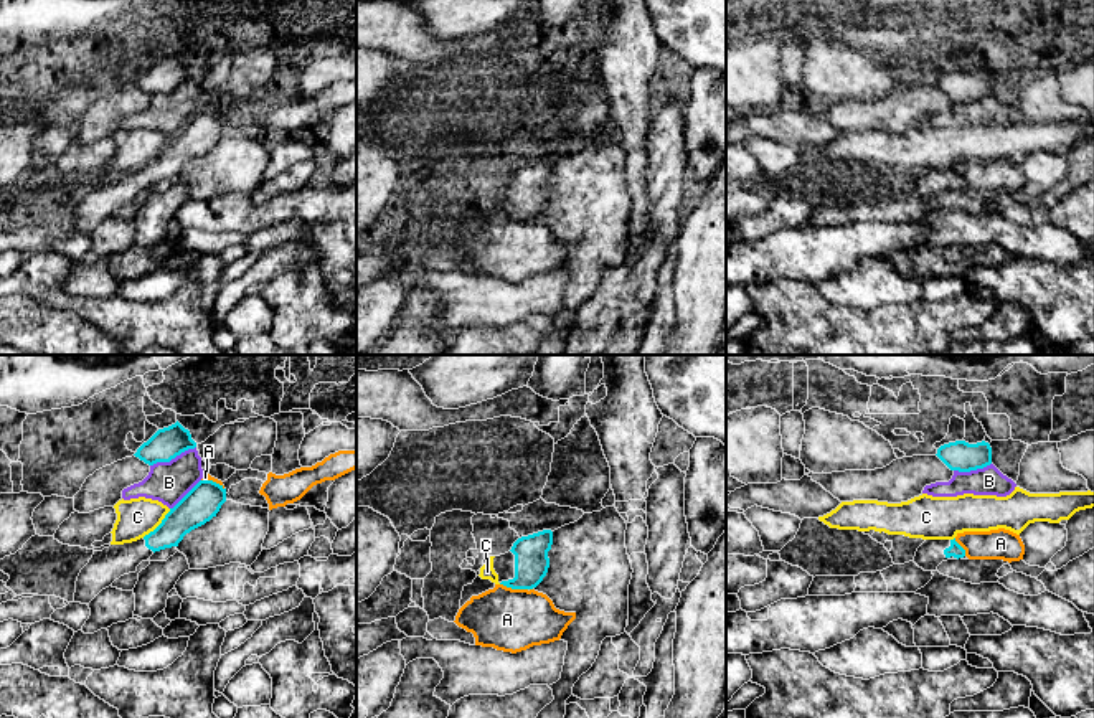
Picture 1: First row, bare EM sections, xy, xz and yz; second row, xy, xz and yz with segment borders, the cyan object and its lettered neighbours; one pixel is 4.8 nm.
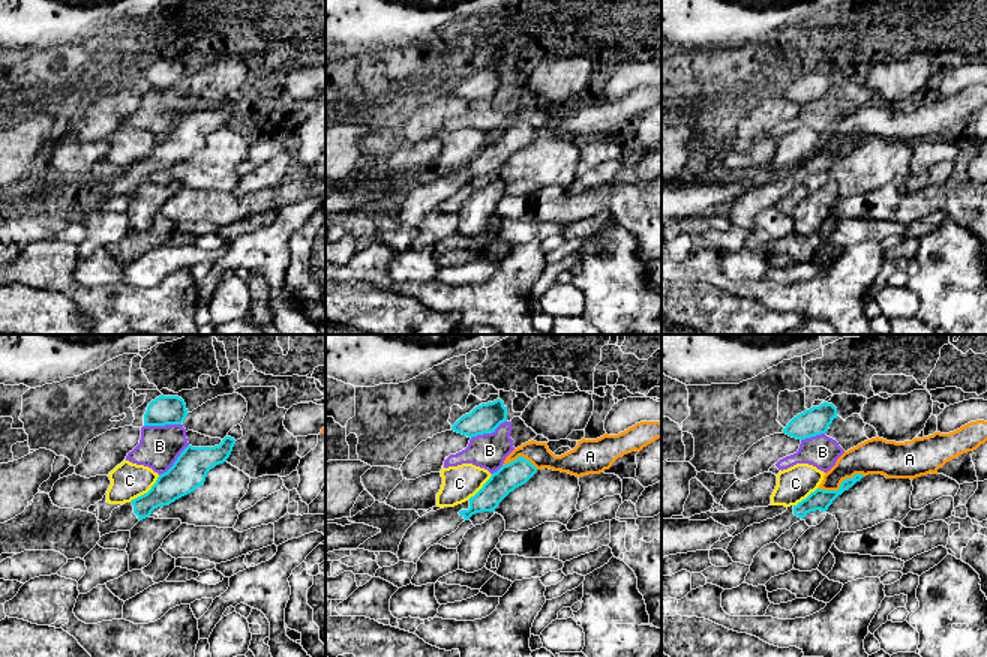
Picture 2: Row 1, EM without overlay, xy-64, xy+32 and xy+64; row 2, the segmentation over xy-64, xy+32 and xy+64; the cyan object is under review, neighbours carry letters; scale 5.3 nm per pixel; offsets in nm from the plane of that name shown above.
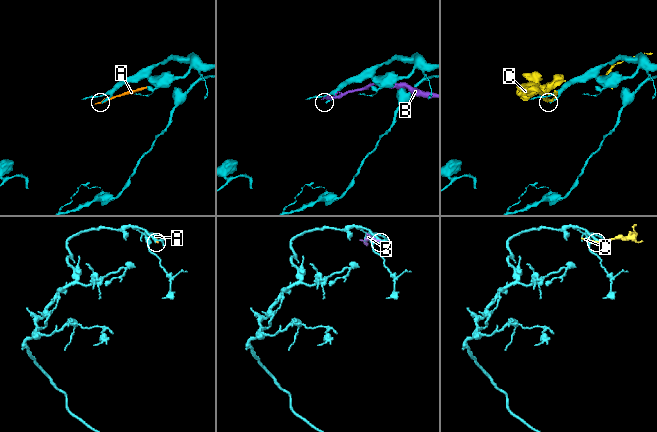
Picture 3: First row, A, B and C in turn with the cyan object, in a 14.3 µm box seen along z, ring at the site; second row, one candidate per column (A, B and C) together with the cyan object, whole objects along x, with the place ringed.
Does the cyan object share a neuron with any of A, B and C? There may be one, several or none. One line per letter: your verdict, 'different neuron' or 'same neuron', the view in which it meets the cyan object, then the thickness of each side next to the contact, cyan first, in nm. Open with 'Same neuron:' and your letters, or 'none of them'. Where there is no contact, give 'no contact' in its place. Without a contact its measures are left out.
Same neuron: none of them
A: different neuron; meets cyan in xz; 170 nm thick on the cyan side, 300 nm on the other
B: different neuron; meets cyan in xy; 160 nm thick on the cyan side, 200 nm on the other
C: different neuron; meets cyan in xy; 170 nm thick on the cyan side, 190 nm on the other

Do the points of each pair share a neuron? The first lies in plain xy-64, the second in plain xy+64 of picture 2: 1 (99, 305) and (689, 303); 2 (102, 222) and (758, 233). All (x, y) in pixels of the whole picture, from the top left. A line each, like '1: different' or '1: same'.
1: different
2: same

